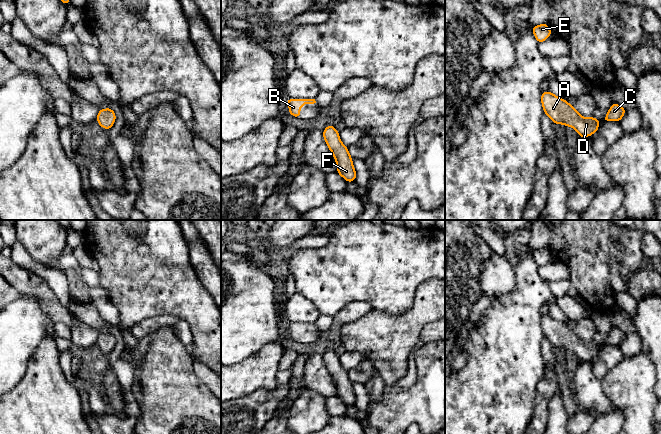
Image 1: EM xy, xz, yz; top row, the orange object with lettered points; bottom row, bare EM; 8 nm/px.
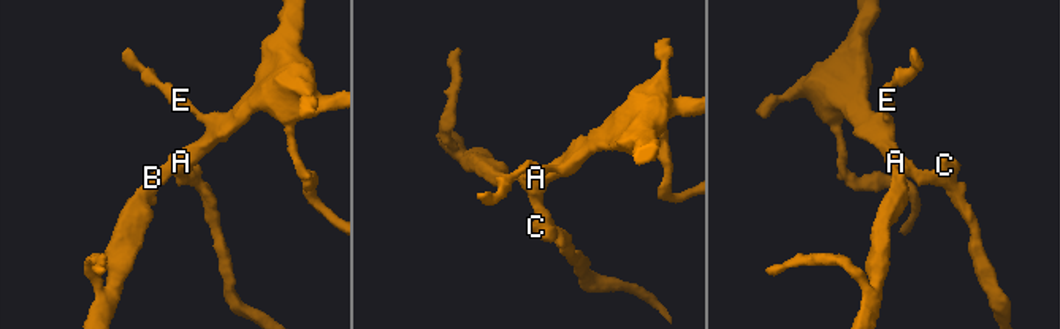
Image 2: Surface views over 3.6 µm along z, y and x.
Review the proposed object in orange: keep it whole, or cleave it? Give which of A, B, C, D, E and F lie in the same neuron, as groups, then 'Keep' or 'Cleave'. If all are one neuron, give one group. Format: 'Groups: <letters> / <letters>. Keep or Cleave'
Groups: A B C D E F. Keep

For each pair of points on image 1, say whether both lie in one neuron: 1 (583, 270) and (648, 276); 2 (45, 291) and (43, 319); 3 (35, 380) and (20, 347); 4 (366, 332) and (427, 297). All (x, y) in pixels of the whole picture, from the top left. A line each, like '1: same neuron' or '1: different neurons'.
1: different neurons
2: different neurons
3: different neurons
4: same neuron

